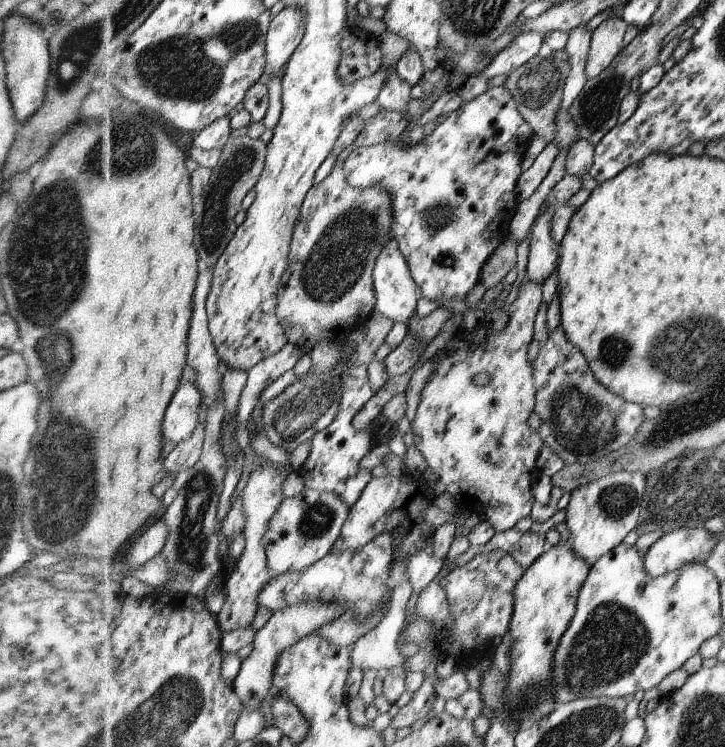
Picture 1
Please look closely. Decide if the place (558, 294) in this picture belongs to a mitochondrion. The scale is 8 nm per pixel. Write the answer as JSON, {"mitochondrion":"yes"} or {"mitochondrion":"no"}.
{"mitochondrion":"no"}

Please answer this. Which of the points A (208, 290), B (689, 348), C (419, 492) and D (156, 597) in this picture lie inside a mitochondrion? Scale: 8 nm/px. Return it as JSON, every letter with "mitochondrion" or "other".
{"A":"other","B":"mitochondrion","C":"other","D":"other"}

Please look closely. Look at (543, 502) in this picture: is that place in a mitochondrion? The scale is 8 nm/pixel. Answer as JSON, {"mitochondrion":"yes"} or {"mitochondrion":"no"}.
{"mitochondrion":"no"}

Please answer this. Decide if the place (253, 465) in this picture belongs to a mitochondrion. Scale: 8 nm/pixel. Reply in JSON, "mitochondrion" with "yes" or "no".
{"mitochondrion":"no"}

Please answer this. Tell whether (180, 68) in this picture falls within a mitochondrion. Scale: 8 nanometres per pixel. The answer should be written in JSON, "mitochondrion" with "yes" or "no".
{"mitochondrion":"yes"}

